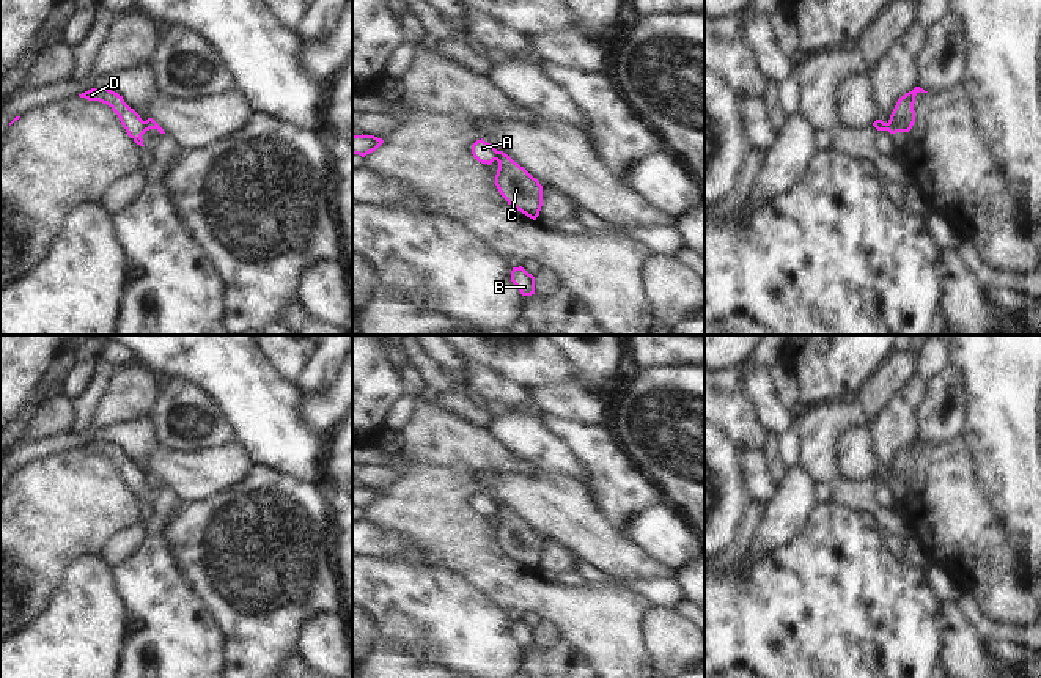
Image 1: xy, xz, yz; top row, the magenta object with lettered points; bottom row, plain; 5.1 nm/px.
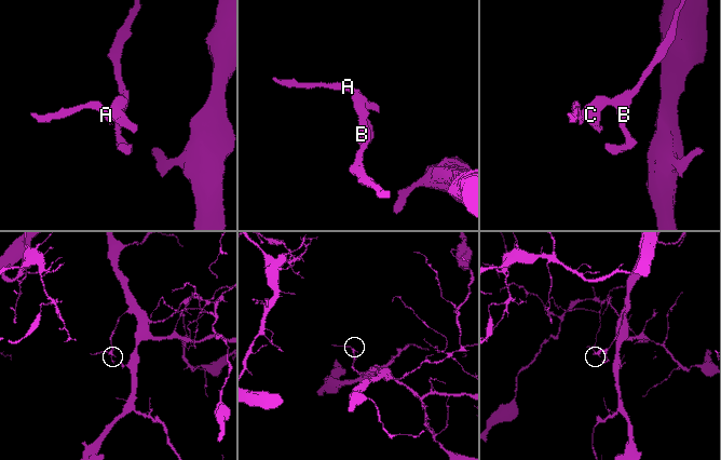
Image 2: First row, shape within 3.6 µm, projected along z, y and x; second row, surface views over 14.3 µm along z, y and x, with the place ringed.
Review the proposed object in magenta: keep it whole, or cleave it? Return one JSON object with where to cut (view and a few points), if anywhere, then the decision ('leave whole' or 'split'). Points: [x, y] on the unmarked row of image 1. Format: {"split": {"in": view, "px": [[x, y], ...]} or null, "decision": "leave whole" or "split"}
{"split": {"in": "xy", "px": [[143, 474], [147, 482]]}, "decision": "split"}

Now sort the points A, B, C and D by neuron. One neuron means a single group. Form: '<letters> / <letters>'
A D / B C

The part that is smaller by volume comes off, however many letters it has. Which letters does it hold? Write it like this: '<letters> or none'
A, D

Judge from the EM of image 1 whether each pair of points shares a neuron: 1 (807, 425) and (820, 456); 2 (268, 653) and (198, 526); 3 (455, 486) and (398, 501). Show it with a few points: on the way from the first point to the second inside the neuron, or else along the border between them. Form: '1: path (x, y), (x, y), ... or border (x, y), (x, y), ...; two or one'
1: path (815, 433), (818, 436), (818, 449); one
2: path (244, 622), (213, 590), (198, 557); one
3: path (441, 496), (436, 501), (412, 501); one

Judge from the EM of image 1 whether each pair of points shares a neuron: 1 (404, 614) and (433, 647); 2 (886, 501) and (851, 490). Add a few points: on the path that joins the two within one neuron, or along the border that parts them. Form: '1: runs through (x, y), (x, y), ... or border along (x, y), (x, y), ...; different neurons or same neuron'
1: runs through (412, 622), (430, 639); same neuron
2: border along (879, 482), (876, 499), (884, 507), (892, 508); different neurons

